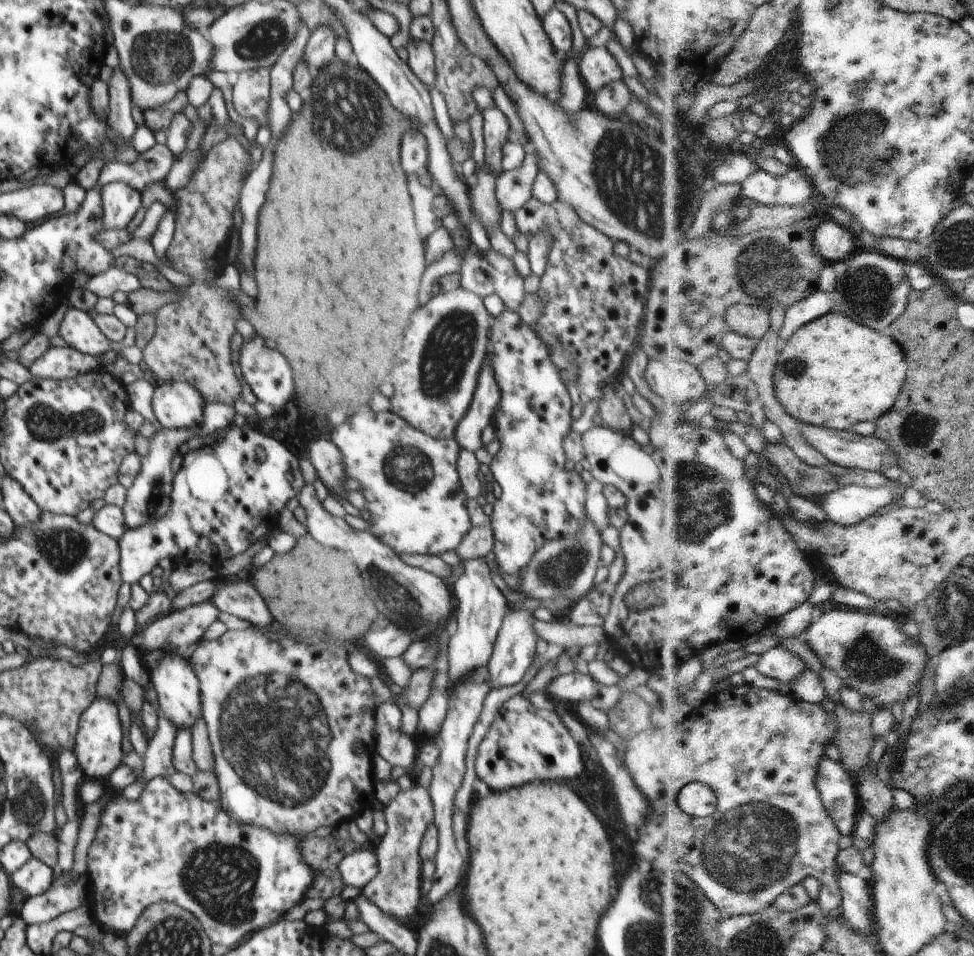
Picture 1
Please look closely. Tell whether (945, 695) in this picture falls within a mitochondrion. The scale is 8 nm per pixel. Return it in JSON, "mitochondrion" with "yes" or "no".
{"mitochondrion":"no"}

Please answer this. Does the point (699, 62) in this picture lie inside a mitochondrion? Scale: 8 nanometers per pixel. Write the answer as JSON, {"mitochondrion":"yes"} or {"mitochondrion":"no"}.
{"mitochondrion":"no"}

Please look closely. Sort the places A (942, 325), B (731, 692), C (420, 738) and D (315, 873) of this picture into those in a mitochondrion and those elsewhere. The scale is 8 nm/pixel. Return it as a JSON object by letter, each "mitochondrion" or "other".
{"A":"other","B":"other","C":"other","D":"other"}

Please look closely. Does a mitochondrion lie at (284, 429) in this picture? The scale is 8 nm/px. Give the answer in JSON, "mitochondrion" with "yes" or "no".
{"mitochondrion":"yes"}

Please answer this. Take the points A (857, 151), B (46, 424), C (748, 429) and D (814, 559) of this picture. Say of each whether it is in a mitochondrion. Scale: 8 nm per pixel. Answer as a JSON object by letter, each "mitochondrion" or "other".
{"A":"mitochondrion","B":"mitochondrion","C":"other","D":"other"}

